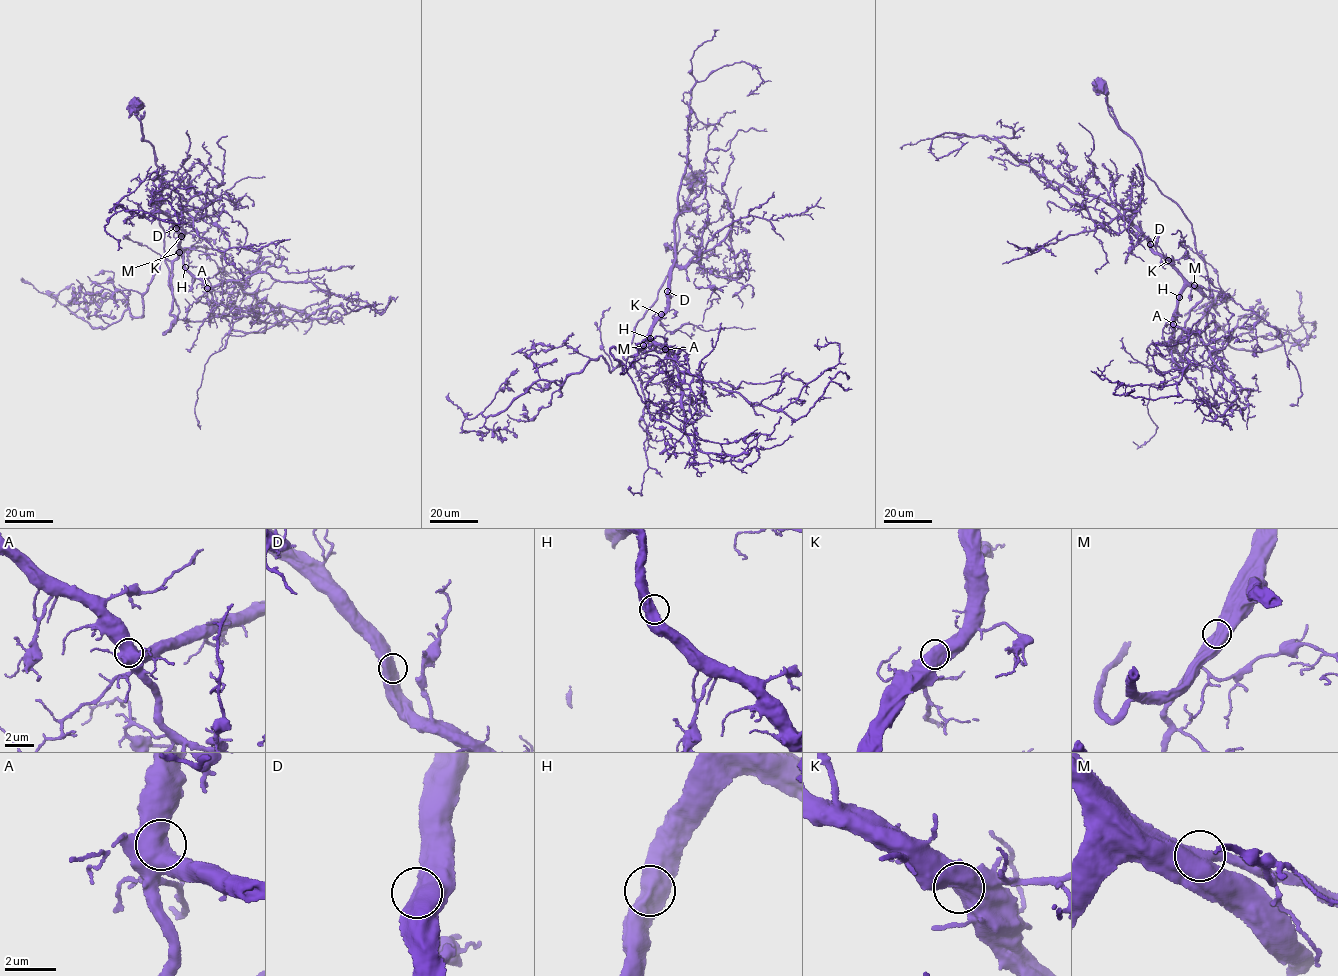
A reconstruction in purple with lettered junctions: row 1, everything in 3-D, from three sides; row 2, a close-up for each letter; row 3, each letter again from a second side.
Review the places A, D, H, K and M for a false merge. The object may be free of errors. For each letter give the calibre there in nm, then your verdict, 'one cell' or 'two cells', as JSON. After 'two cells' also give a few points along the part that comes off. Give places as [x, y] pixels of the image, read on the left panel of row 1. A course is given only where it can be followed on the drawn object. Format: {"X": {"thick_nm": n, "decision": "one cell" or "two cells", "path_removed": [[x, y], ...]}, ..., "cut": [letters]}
{"A": {"thick_nm": 850, "decision": "one cell"}, "D": {"thick_nm": 800, "decision": "one cell"}, "H": {"thick_nm": 600, "decision": "one cell"}, "K": {"thick_nm": 850, "decision": "one cell"}, "M": {"thick_nm": 900, "decision": "one cell"}, "cut": []}

